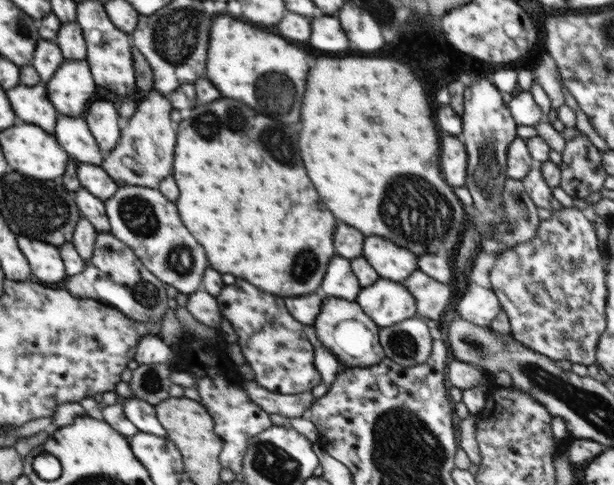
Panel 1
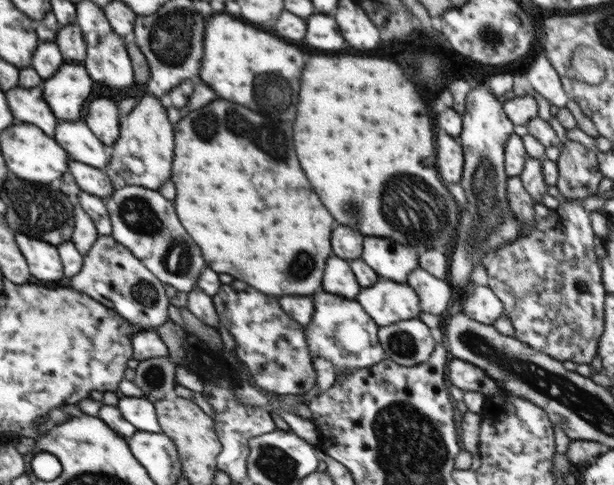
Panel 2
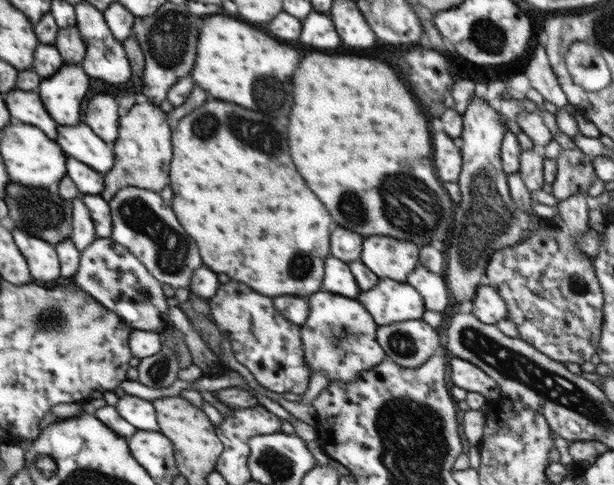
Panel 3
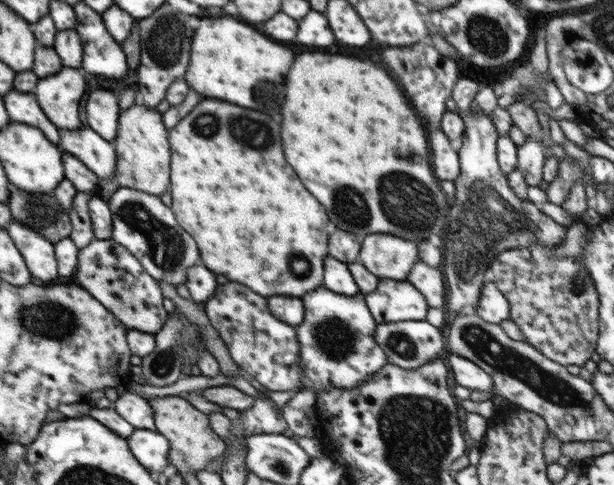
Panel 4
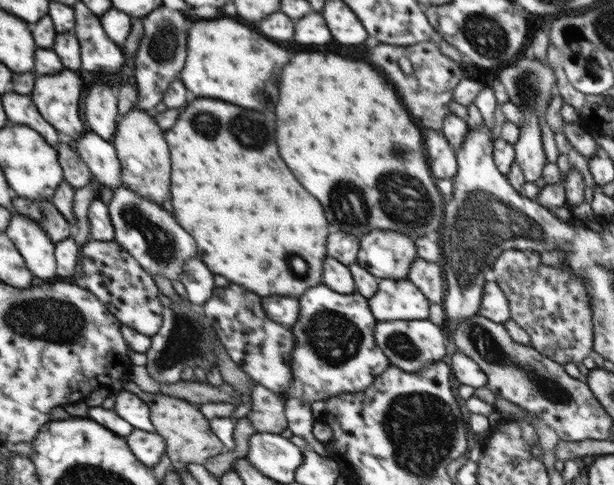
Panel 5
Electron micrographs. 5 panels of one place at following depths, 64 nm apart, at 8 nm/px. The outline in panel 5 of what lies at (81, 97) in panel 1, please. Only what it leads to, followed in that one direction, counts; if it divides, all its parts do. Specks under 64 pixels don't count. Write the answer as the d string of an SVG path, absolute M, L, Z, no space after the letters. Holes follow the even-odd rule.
M64 69L54 76L36 78L32 98L36 98L36 108L44 118L56 127L62 138L80 140L84 132L84 122L80 120L80 96L82 80L76 72Z

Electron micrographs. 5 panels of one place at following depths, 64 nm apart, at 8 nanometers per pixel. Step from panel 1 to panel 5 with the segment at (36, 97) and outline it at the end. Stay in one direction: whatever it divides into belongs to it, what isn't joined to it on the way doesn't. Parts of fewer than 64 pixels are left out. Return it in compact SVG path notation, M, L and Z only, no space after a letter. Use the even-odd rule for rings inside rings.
M4 94L4 106L8 106L8 120L10 123L22 124L24 126L36 126L36 130L40 130L40 134L44 134L44 138L48 138L48 142L52 142L51 146L59 145L63 139L62 135L52 126L38 109L30 96L20 96L20 94Z

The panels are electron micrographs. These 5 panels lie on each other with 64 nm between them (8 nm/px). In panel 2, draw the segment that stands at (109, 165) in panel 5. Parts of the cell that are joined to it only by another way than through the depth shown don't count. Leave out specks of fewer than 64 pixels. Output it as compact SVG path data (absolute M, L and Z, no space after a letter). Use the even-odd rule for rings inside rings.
M61 120L55 132L54 139L68 151L72 160L88 163L105 171L111 159L110 149L98 140L83 120Z

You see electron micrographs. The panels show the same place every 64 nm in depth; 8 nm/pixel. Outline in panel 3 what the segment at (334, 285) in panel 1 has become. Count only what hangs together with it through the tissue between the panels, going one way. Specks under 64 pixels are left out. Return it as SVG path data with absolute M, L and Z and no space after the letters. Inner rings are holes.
M328 256L324 271L324 290L332 294L344 295L346 298L356 298L362 290L356 284L355 276L347 262L336 258L335 256Z

